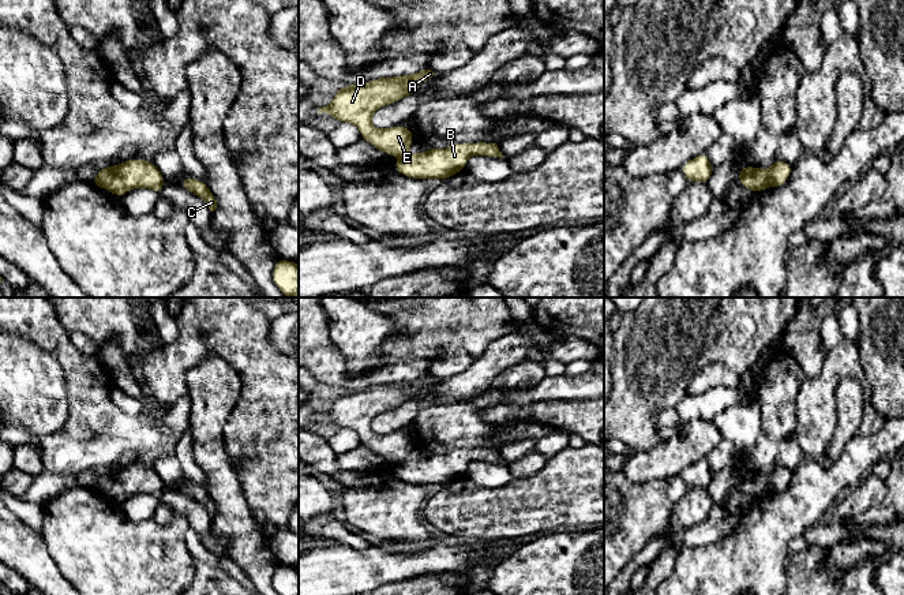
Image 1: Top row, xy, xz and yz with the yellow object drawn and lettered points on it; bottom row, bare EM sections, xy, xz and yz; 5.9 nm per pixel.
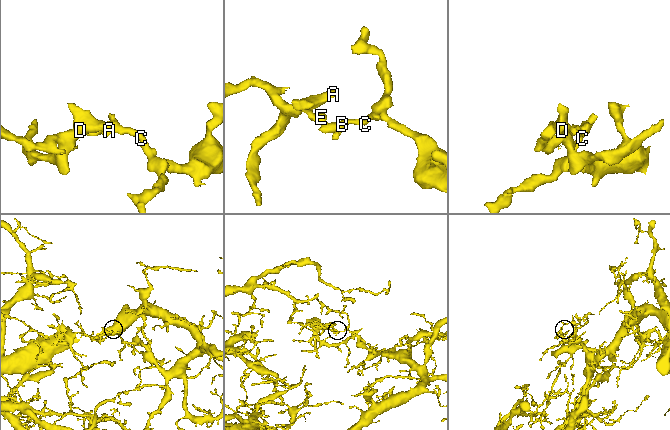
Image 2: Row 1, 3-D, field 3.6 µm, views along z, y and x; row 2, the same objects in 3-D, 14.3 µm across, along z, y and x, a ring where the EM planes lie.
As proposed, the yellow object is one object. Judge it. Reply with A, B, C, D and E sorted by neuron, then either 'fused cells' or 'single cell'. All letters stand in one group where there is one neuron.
A D E / B C; fused cells

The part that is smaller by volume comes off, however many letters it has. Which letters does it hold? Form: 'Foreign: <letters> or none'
Foreign: A, D, E

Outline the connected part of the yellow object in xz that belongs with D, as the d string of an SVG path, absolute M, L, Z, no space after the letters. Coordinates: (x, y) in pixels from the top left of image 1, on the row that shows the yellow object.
M427 67L410 75L376 78L364 85L352 83L337 89L333 101L327 106L319 108L318 113L326 112L340 123L353 123L360 130L361 139L383 154L402 157L415 142L412 130L406 126L379 130L372 126L371 117L379 108L416 94L420 83L436 75L436 71Z

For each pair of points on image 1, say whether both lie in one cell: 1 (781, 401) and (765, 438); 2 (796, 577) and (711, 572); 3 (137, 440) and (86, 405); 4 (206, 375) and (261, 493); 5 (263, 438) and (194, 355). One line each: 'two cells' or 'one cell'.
1: one cell
2: two cells
3: one cell
4: two cells
5: one cell

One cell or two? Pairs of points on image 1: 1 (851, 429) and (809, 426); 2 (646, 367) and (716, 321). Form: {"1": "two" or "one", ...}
{"1": "two", "2": "one"}

